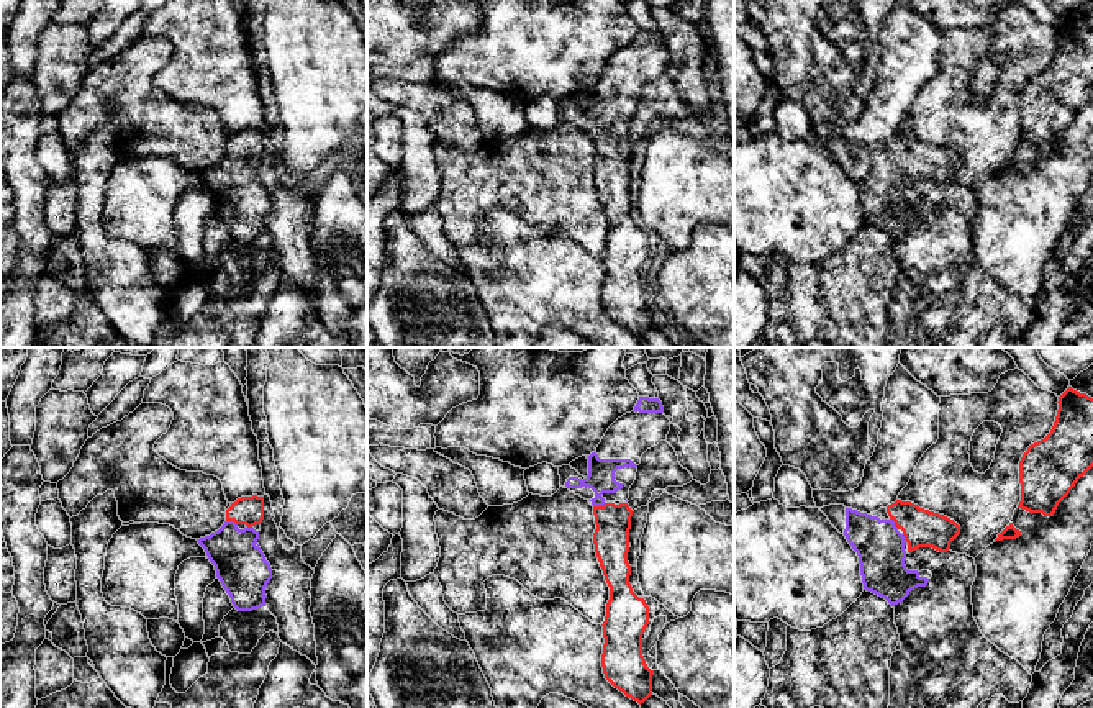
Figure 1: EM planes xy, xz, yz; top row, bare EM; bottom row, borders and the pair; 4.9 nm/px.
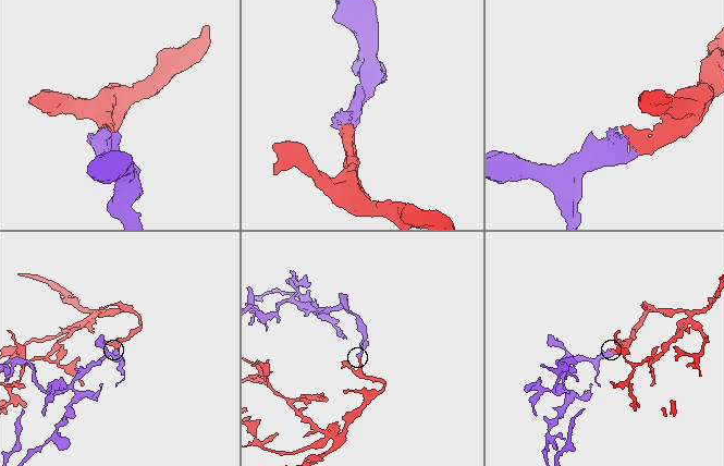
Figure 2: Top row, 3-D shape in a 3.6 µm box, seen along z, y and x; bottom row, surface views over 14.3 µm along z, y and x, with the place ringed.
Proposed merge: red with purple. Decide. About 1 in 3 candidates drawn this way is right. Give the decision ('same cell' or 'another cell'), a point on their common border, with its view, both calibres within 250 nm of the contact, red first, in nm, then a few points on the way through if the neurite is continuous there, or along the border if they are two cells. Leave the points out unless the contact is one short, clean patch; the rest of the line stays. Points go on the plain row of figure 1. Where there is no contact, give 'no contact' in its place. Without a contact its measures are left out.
same cell; contact xz (598, 140); calibres 180 and 140 nm; way xz (613, 154), (598, 140), (600, 112)

